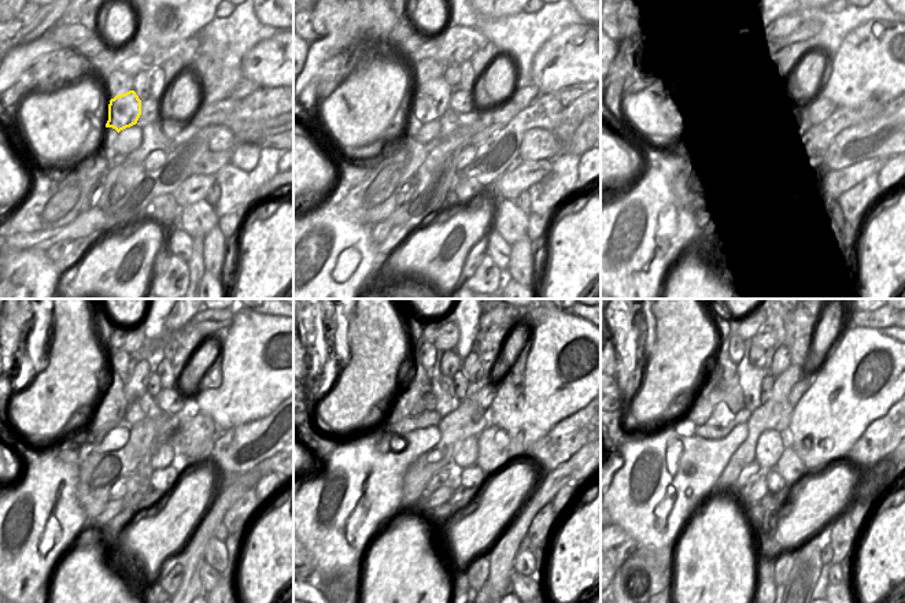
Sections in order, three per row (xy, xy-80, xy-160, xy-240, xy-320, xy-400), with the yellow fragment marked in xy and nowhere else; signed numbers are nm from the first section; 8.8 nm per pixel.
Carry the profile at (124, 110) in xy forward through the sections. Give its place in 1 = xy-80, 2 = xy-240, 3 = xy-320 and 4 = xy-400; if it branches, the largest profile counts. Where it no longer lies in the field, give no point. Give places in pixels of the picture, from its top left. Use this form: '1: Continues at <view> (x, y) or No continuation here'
1: Continues at xy-80 (429, 102)
2: Continues at xy-240 (113, 410)
3: Continues at xy-320 (450, 363)
4: Continues at xy-400 (757, 358).

